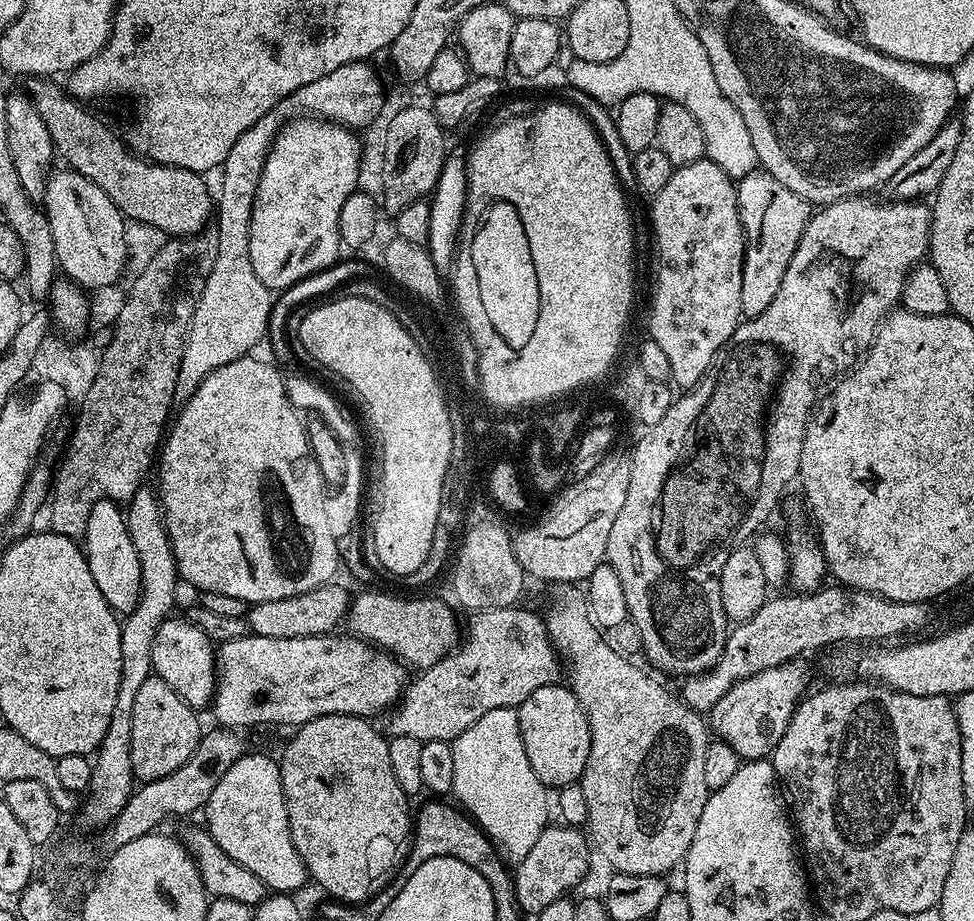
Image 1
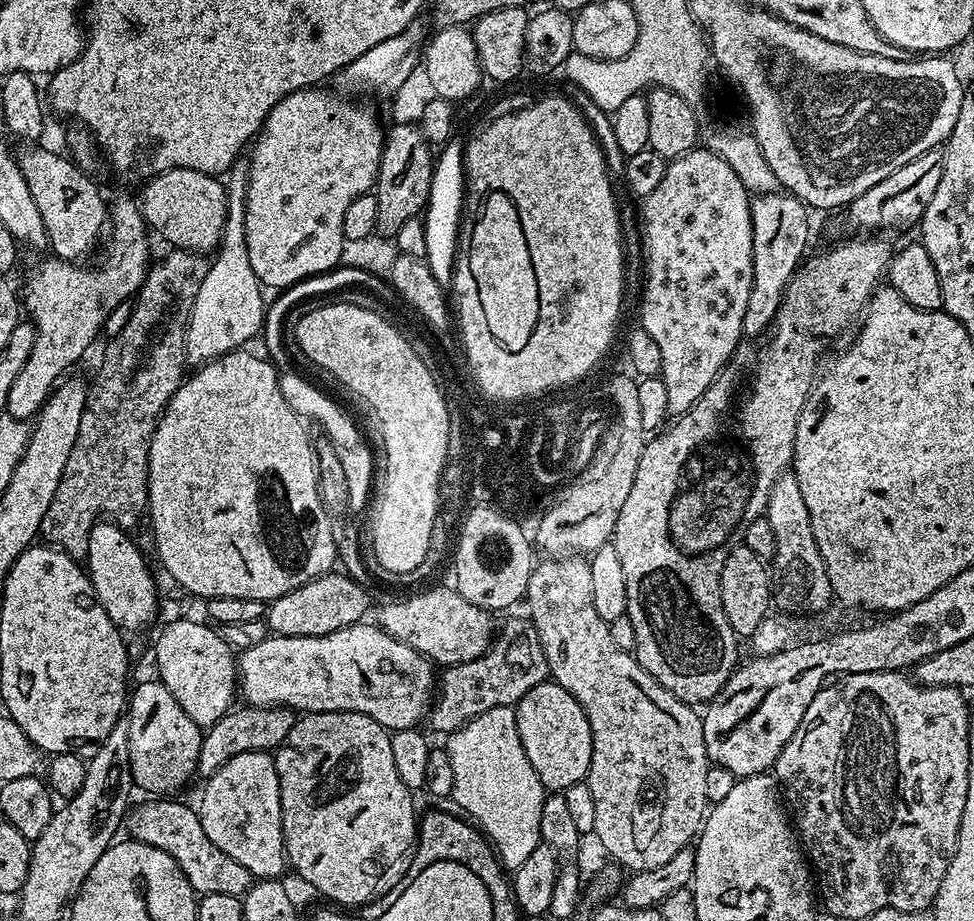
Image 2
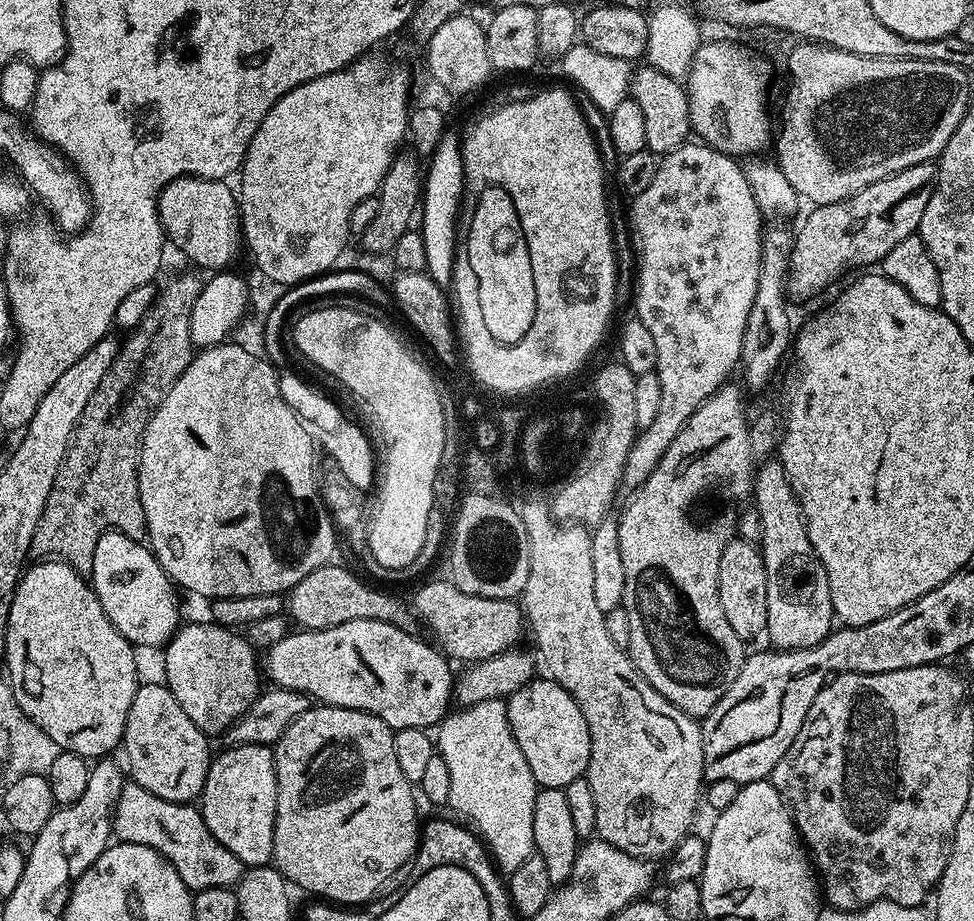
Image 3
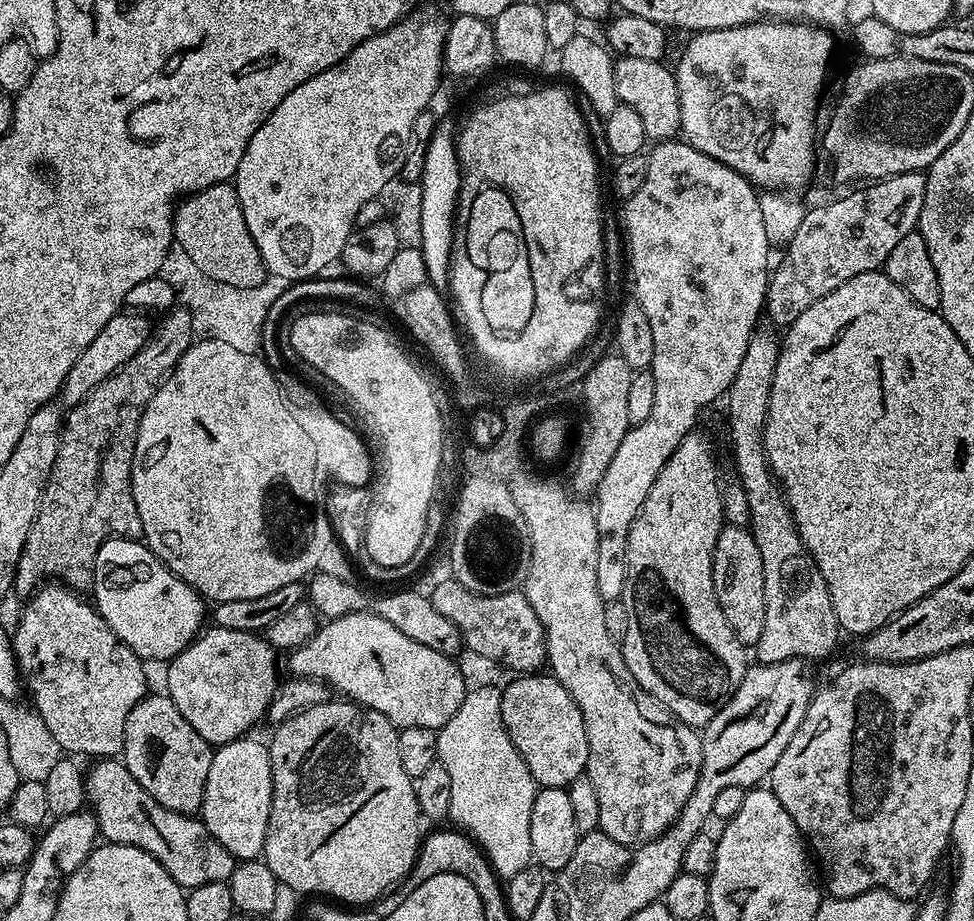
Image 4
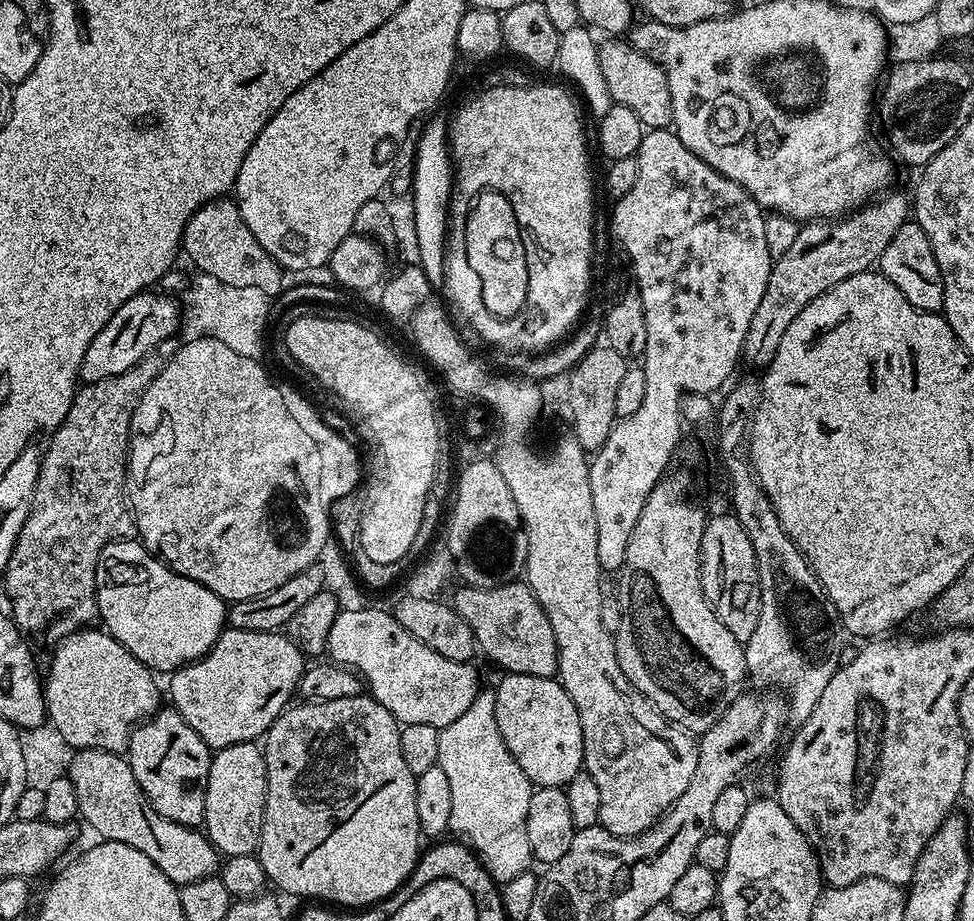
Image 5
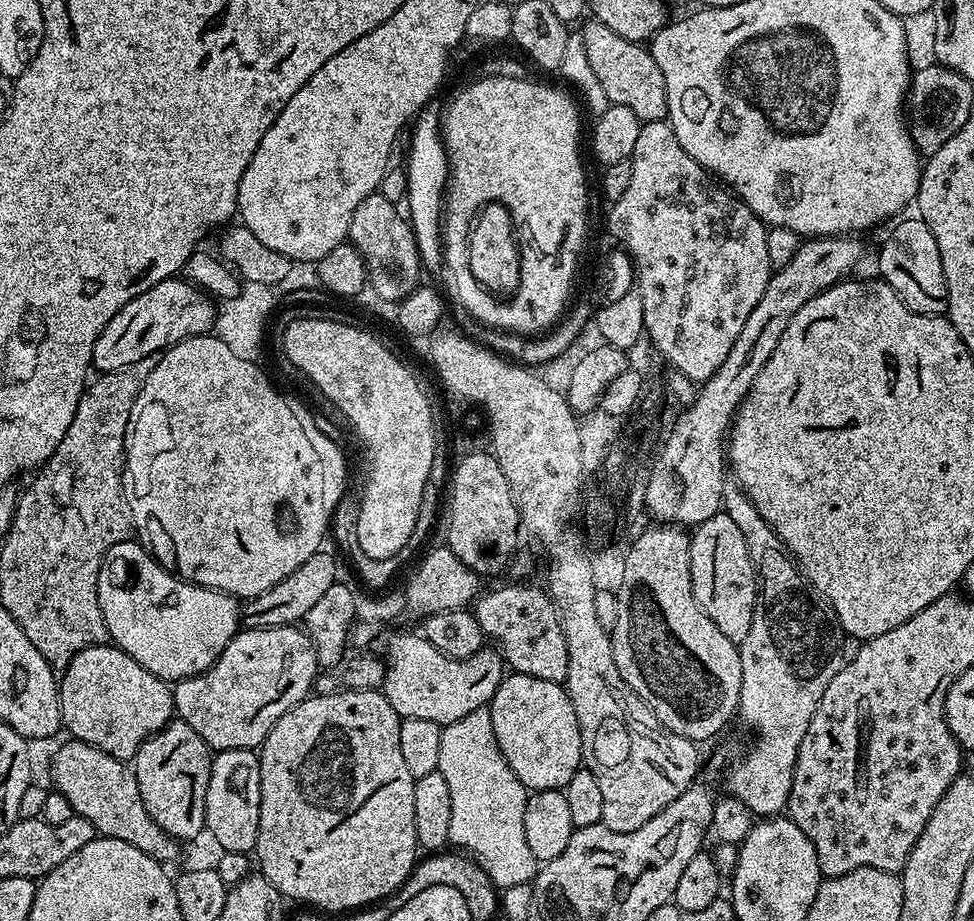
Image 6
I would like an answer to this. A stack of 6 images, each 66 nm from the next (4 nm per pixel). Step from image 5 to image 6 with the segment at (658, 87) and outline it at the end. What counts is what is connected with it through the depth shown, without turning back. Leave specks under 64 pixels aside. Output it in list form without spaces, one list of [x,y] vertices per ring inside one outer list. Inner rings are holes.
[[[594,18],[589,19],[589,24],[582,29],[582,35],[586,62],[590,62],[590,70],[594,70],[594,78],[611,105],[626,106],[642,122],[667,117],[666,80],[662,70],[658,70],[658,62],[654,62],[651,51],[644,44],[635,44],[622,38],[622,34],[614,34],[610,26],[602,26],[602,22]]]

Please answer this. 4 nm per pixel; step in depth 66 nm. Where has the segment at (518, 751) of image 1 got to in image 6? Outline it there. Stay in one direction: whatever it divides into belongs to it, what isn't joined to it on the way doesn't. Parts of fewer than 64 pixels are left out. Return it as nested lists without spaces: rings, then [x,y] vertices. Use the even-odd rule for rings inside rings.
[[[487,706],[474,710],[470,714],[466,714],[466,718],[458,718],[458,722],[450,722],[441,727],[442,742],[438,746],[438,770],[442,774],[442,778],[446,778],[446,783],[450,785],[450,841],[457,849],[463,850],[467,855],[479,864],[481,870],[492,879],[497,889],[503,890],[510,886],[518,886],[519,884],[531,884],[536,878],[538,871],[538,862],[534,858],[534,854],[530,854],[530,846],[526,843],[526,826],[524,825],[524,815],[526,814],[526,802],[528,801],[530,792],[525,788],[522,782],[518,782],[518,778],[514,774],[514,770],[510,770],[510,766],[506,762],[506,758],[502,758],[502,750],[498,750],[498,742],[494,738],[494,722],[490,722],[490,710]]]

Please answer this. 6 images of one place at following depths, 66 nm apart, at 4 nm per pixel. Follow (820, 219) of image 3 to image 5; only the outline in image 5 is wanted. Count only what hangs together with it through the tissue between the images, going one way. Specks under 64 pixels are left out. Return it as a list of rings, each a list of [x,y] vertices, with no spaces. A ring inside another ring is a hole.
[[[891,192],[847,216],[805,223],[790,250],[775,257],[766,282],[766,294],[762,294],[762,302],[758,302],[758,310],[754,310],[754,318],[750,318],[750,330],[746,330],[742,353],[745,365],[748,363],[757,370],[767,368],[790,322],[794,322],[814,298],[826,294],[826,290],[854,274],[869,271],[879,261],[886,246],[890,246],[890,238],[910,220],[909,197],[907,200],[902,193]]]

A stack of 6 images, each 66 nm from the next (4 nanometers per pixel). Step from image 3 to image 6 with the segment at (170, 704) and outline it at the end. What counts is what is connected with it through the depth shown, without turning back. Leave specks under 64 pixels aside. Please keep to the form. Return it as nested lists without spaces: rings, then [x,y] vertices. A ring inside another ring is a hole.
[[[173,719],[161,732],[142,742],[134,757],[134,771],[148,816],[177,842],[192,840],[206,825],[206,786],[210,782],[213,753],[182,719]]]

